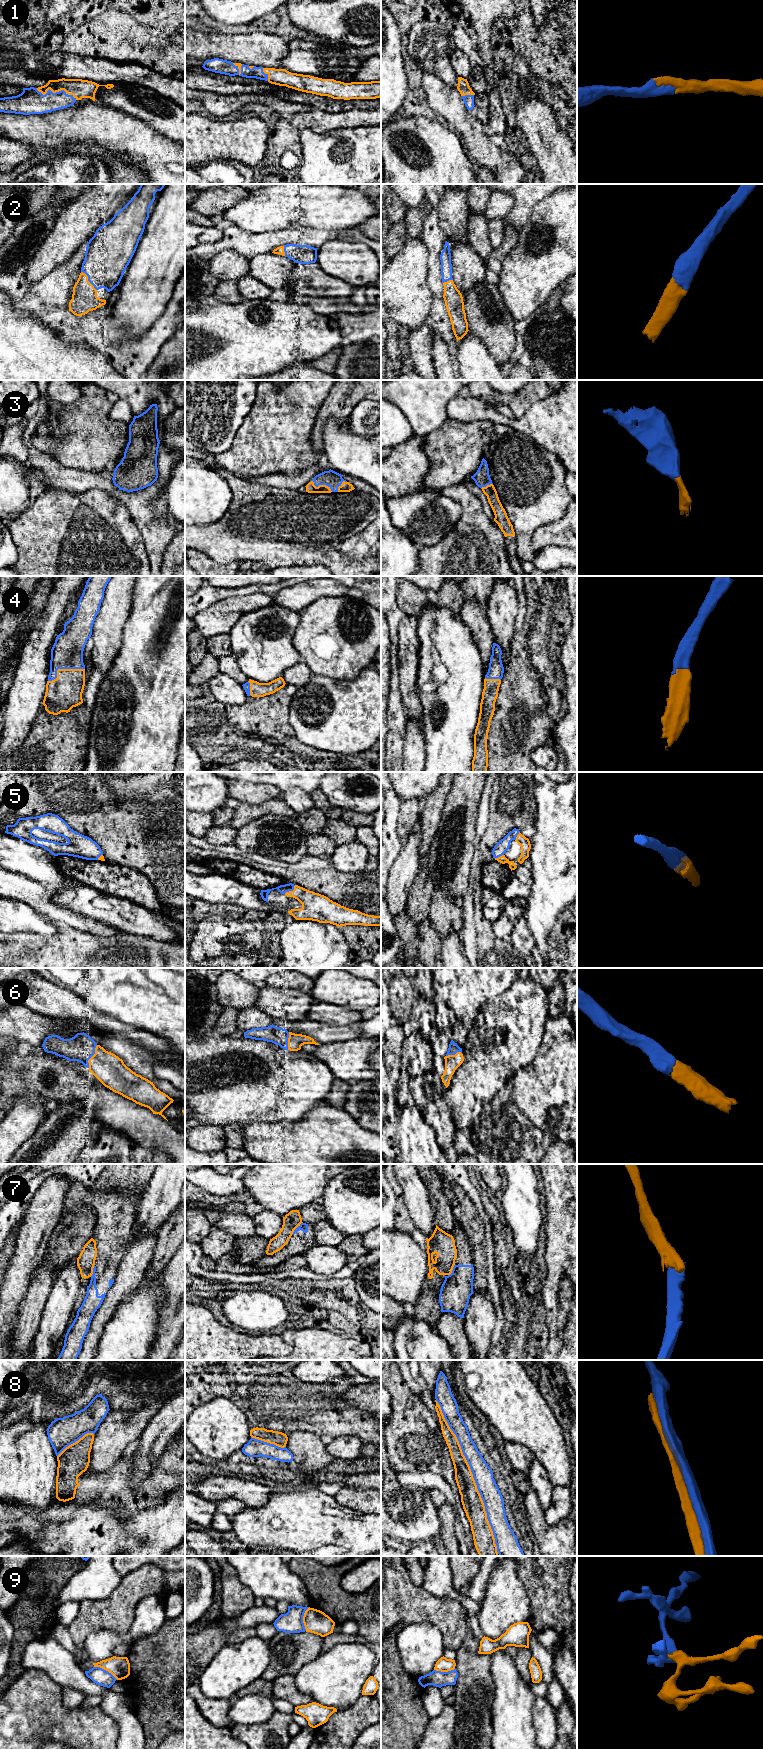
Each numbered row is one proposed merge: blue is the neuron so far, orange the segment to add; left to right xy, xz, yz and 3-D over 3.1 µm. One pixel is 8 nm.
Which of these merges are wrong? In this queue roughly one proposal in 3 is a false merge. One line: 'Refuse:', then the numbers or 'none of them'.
Refuse: 7, 8, 9

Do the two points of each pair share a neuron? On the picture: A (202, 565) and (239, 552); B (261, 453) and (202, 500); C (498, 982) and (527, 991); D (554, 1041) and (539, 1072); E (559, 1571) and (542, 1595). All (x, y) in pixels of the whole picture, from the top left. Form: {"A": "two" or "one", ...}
{"A": "two", "B": "two", "C": "two", "D": "one", "E": "one"}

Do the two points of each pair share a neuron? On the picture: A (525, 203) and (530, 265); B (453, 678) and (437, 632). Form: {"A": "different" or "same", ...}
{"A": "different", "B": "same"}

